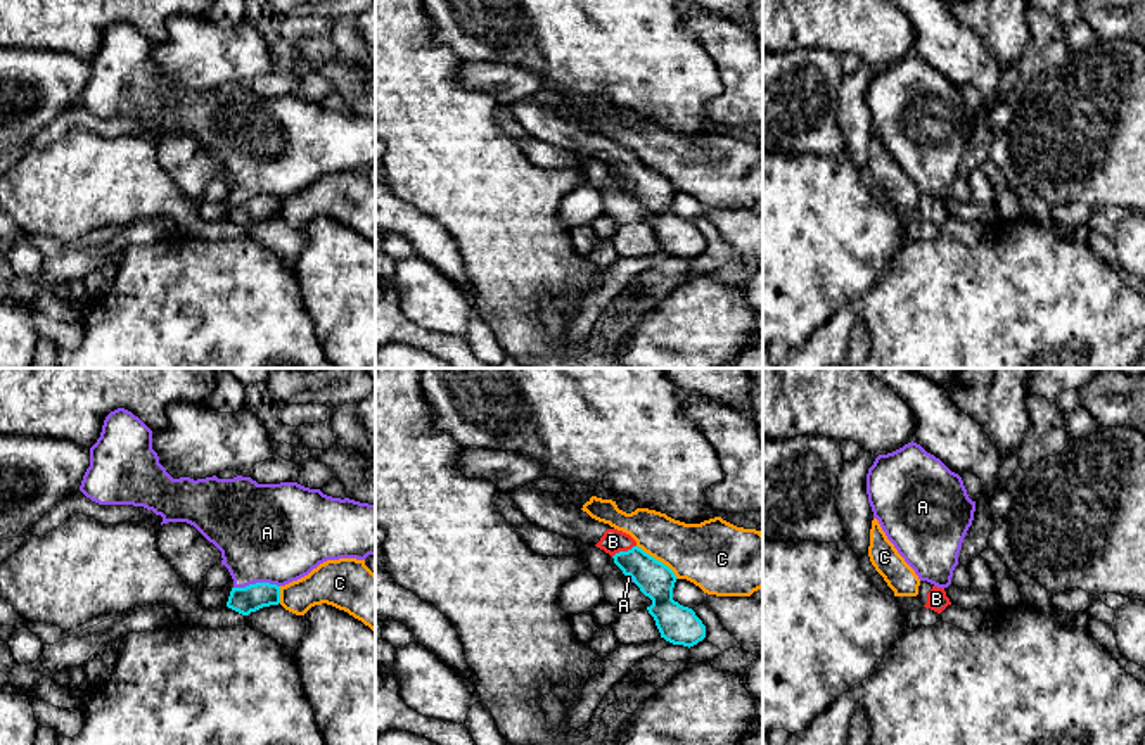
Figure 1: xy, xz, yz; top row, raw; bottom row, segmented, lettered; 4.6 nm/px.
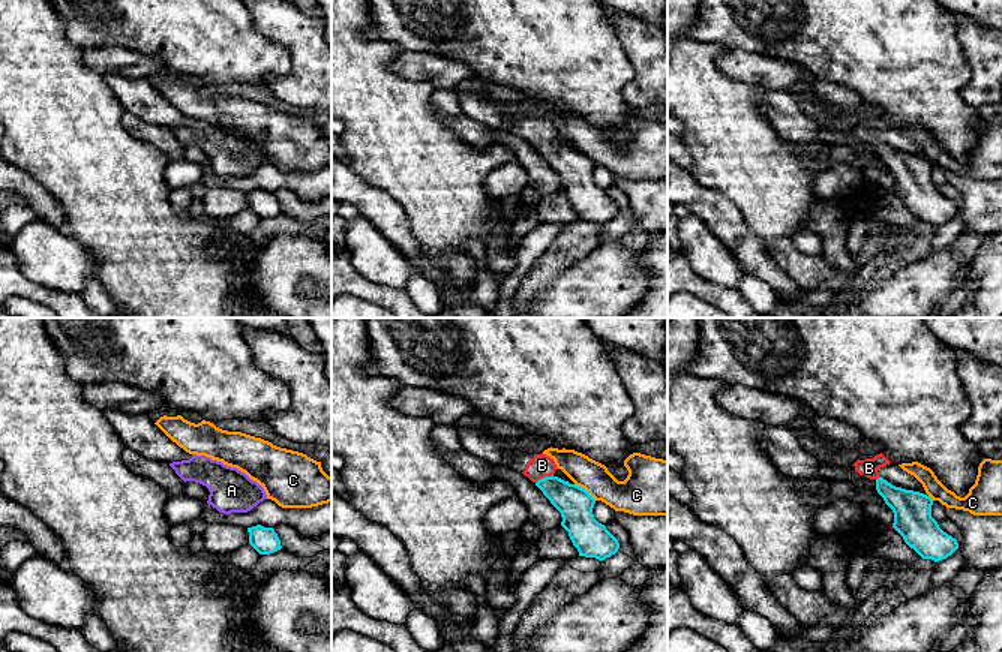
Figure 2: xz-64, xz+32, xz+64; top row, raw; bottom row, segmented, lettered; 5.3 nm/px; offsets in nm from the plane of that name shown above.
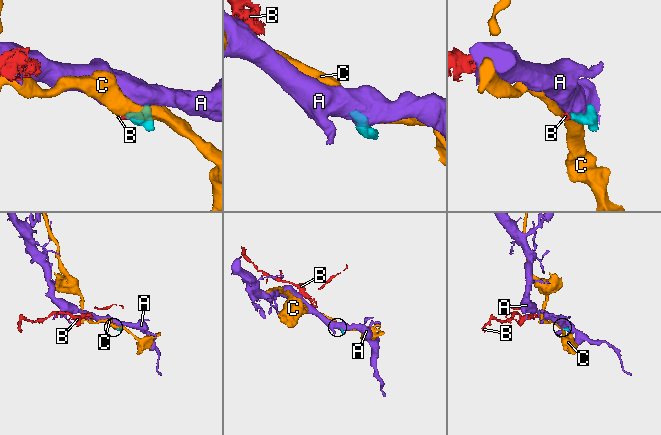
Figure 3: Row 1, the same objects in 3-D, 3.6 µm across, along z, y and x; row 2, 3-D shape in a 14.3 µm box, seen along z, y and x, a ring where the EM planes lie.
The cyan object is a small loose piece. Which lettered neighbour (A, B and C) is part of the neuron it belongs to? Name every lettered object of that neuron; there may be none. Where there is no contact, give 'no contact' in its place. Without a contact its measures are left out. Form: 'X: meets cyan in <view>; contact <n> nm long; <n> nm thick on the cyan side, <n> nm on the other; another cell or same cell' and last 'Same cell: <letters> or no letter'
A: meets cyan in xy; contact 220 nm long; 130 nm thick on the cyan side, 460 nm on the other; another cell
B: meets cyan in xz; contact 130 nm long; 160 nm thick on the cyan side, 120 nm on the other; same cell
C: meets cyan in xz; contact 260 nm long; 160 nm thick on the cyan side, 320 nm on the other; another cell
Same cell: B

